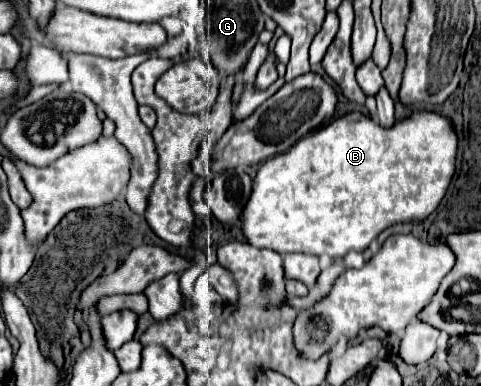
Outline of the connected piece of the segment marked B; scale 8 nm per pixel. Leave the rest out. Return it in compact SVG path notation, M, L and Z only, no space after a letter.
M414 108L392 128L382 128L376 120L350 112L260 166L252 196L242 212L242 232L252 246L270 248L278 254L302 252L344 258L352 250L364 252L382 230L402 222L422 224L440 206L456 172L456 156L458 134L452 120L442 114Z

